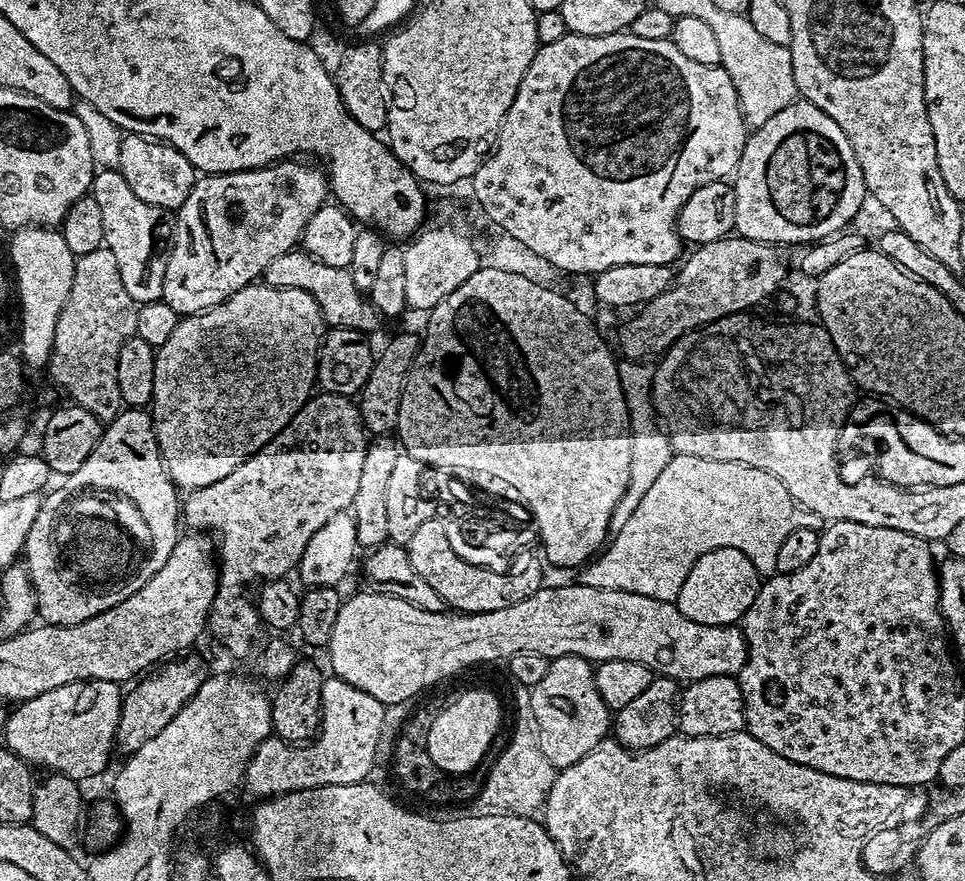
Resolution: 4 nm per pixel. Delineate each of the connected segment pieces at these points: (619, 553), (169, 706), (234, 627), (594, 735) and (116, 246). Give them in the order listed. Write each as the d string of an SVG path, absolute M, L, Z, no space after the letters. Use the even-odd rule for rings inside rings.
M676 454L672 461L669 459L665 463L658 478L654 478L646 494L642 494L638 506L631 508L627 515L624 525L617 532L615 529L610 543L603 549L605 552L579 573L579 583L671 601L675 601L682 590L682 582L686 582L686 574L690 574L694 562L698 562L702 554L710 554L710 550L742 550L742 554L754 562L761 577L767 578L776 572L778 549L782 542L786 542L789 534L794 534L794 530L799 528L820 532L826 524L818 514L801 506L790 494L790 490L786 490L786 486L782 486L782 482L778 482L778 478L766 470L738 462L722 462L683 454Z
M184 658L165 663L159 669L160 676L152 676L149 680L141 679L141 684L129 696L127 693L123 697L116 727L115 747L119 751L121 748L124 754L131 754L150 742L150 738L159 734L166 727L166 722L170 722L170 718L174 718L174 714L178 714L178 710L182 710L182 706L186 706L186 702L190 702L190 698L194 698L194 694L202 686L206 676L205 673L200 673L199 662L180 659Z
M321 391L296 411L289 424L265 448L244 460L234 474L226 474L226 478L210 486L191 489L183 497L183 523L187 527L189 524L189 529L207 530L218 537L216 597L208 611L206 628L228 647L230 655L250 655L262 629L260 610L253 597L252 600L248 597L248 587L287 577L287 572L299 565L306 542L310 542L310 538L322 530L334 514L351 509L369 443L357 401Z
M581 656L555 657L544 677L531 685L531 692L541 748L557 770L574 766L609 739L614 716L598 692L593 661Z
M106 168L93 175L90 195L102 209L103 247L108 248L118 262L118 274L122 274L122 286L126 286L126 294L130 294L130 298L136 301L137 305L161 299L162 278L166 278L166 262L174 231L174 220L169 209L142 202L142 198L138 198L138 194L130 190L130 182L126 182L123 174L114 168Z

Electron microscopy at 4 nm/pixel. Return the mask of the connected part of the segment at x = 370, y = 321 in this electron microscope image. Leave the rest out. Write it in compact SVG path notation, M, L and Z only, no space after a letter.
M293 250L274 258L274 262L270 262L270 266L266 266L262 273L262 280L272 288L302 290L310 294L310 298L318 302L325 325L329 329L352 328L354 331L372 334L382 323L380 313L373 306L371 299L366 298L362 288L356 284L356 279L349 269L326 266L326 262L315 260L309 252Z

